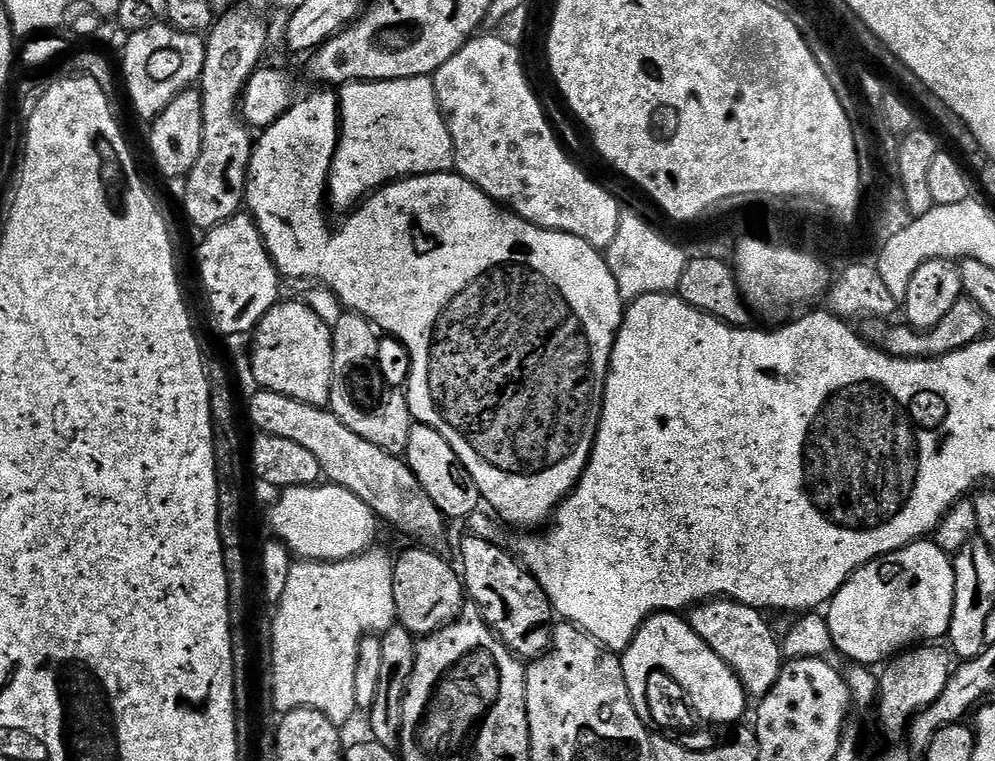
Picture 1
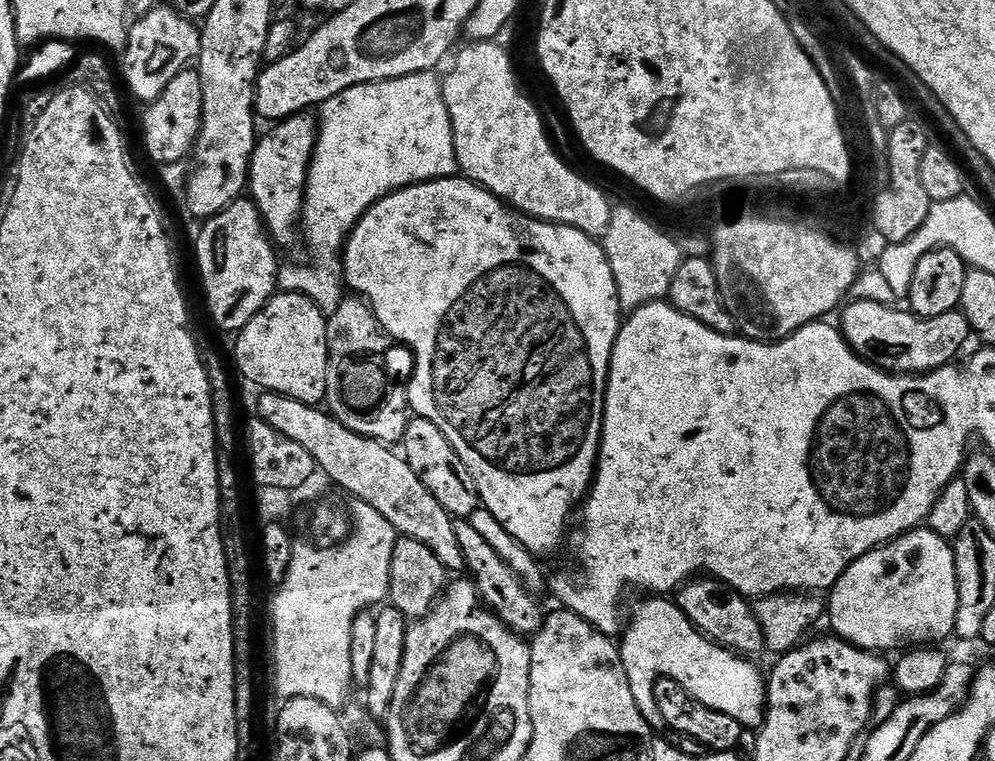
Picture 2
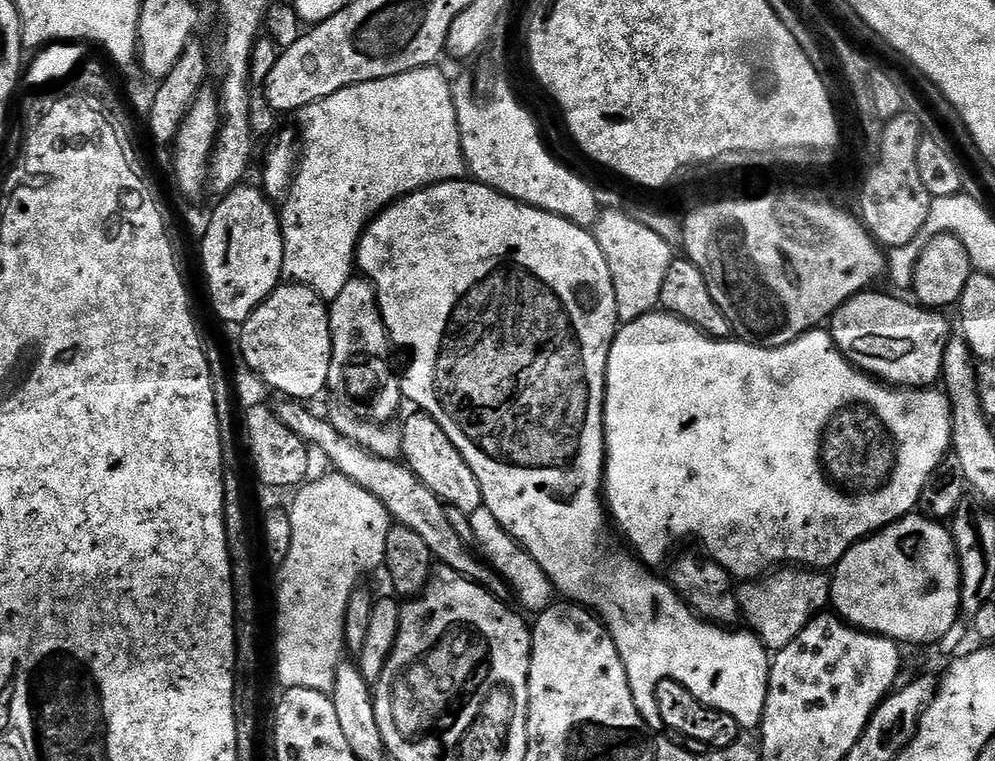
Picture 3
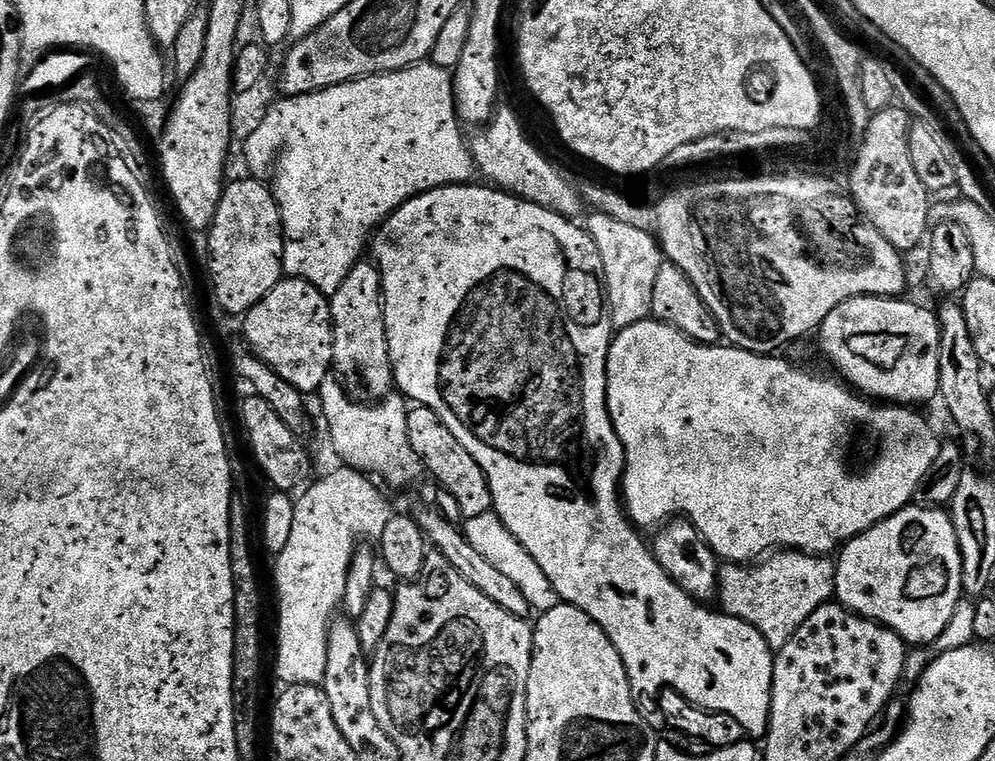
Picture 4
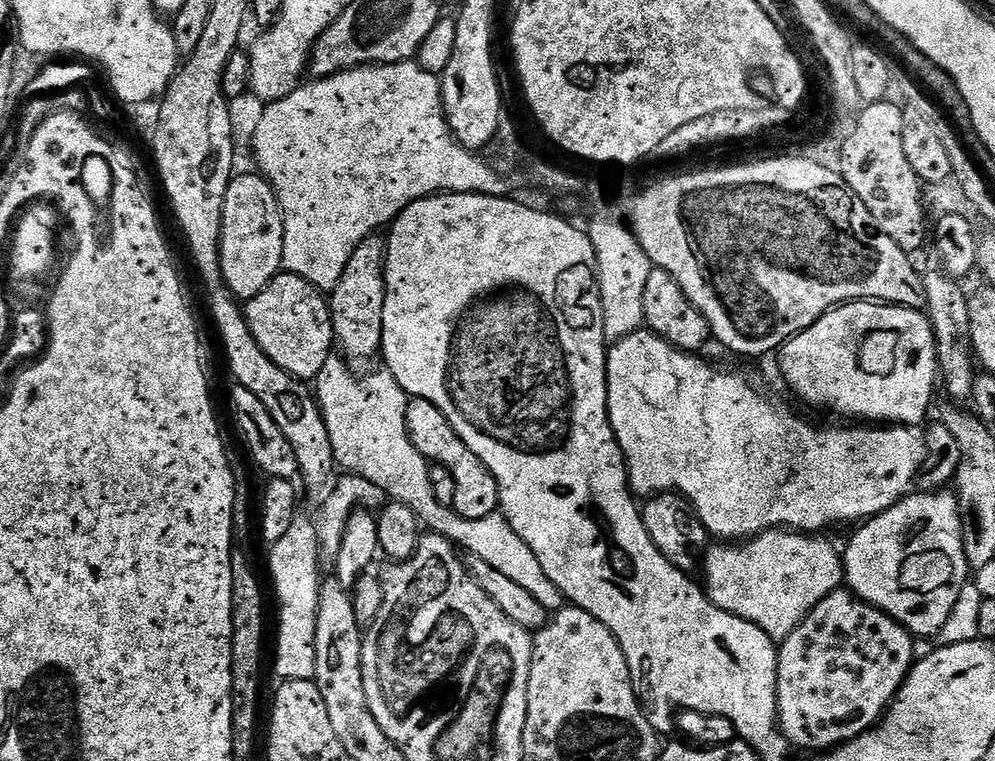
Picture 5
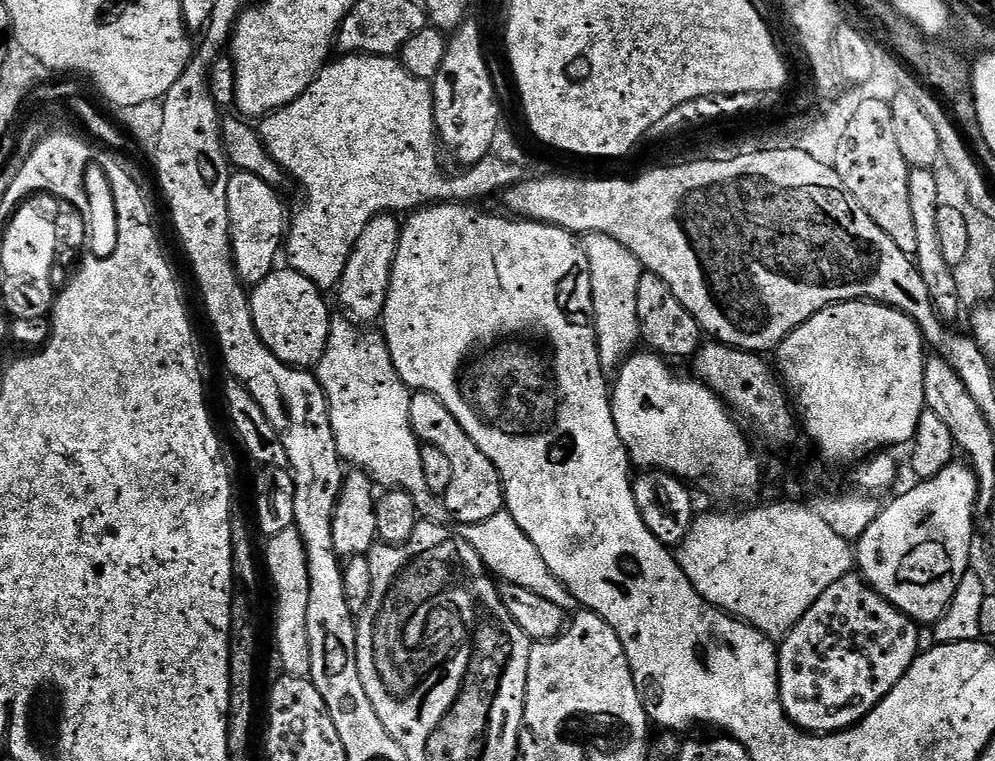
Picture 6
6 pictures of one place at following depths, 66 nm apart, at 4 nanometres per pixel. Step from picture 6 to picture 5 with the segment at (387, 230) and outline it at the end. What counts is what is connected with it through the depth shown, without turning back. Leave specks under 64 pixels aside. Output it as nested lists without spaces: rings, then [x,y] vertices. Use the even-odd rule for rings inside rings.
[[[383,235],[368,236],[350,255],[341,280],[330,291],[332,334],[343,359],[364,364],[381,355],[382,310],[386,306],[384,262],[386,240]]]

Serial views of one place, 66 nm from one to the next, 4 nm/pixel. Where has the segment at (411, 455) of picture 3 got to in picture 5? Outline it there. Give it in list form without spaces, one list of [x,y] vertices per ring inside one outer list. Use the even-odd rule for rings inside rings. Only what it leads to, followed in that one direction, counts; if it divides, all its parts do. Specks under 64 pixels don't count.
[[[409,399],[406,406],[406,430],[410,434],[410,442],[414,442],[416,449],[429,462],[445,467],[453,475],[454,484],[457,486],[457,497],[454,498],[452,507],[462,519],[486,518],[499,509],[500,491],[494,474],[490,474],[490,470],[476,457],[474,450],[470,450],[470,446],[466,446],[466,442],[462,442],[462,438],[458,438],[454,426],[450,426],[446,414],[442,414],[442,410],[438,410],[438,406],[434,406],[434,402]]]

